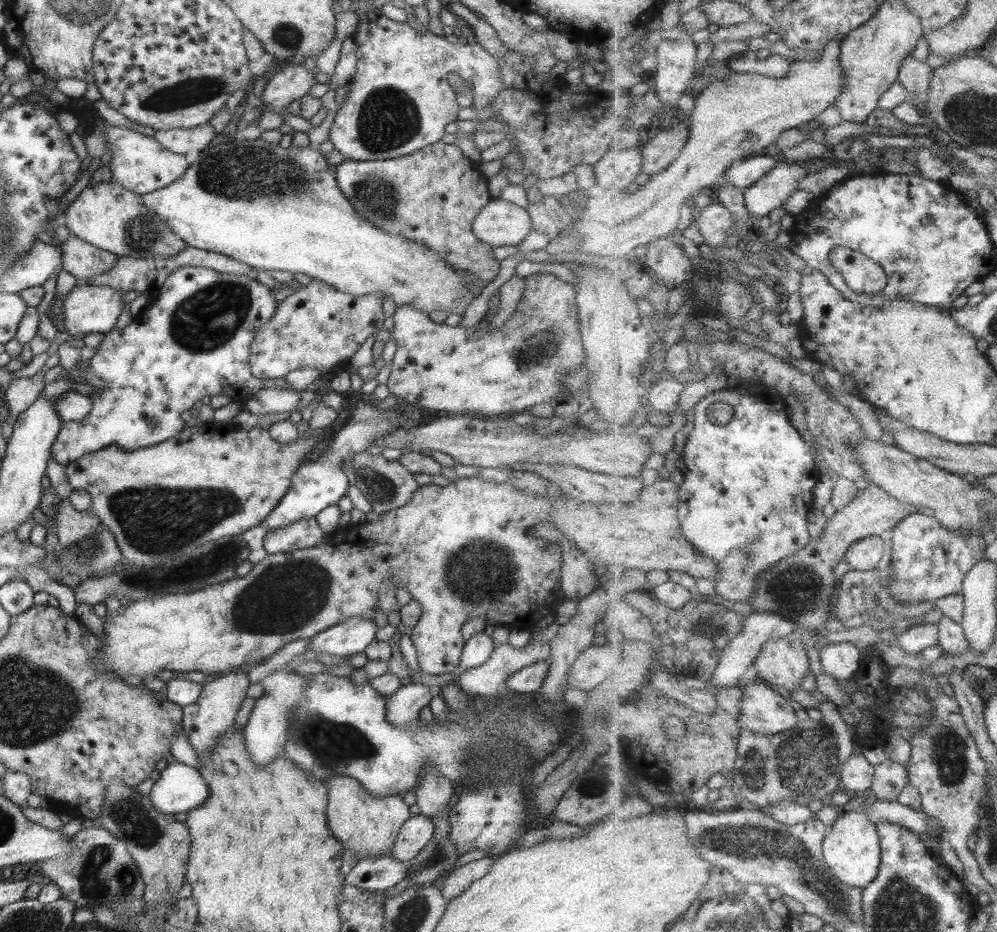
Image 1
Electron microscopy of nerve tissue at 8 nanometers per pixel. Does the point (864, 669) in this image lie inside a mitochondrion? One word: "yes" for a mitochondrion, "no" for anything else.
no

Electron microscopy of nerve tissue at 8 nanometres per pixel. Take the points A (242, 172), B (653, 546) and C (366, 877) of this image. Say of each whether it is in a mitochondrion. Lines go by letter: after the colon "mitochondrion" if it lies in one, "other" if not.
A: mitochondrion
B: other
C: other

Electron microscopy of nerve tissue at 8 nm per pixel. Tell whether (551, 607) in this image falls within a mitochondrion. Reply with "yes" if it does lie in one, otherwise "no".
no

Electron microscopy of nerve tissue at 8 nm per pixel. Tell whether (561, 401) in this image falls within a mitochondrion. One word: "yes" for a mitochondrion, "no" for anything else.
no

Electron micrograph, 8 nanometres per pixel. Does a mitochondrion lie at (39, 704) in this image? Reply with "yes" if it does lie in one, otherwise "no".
yes

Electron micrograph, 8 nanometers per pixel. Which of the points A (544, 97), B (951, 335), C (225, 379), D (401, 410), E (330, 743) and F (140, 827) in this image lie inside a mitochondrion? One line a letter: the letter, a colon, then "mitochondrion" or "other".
A: other
B: other
C: other
D: other
E: mitochondrion
F: mitochondrion

